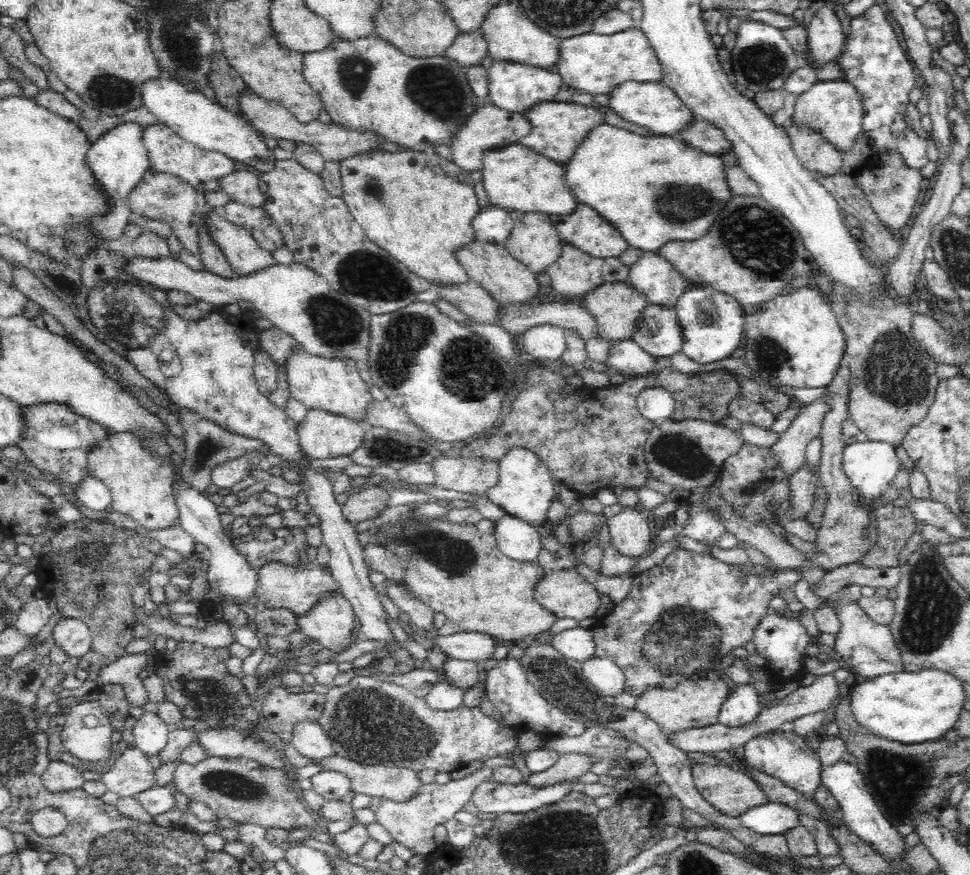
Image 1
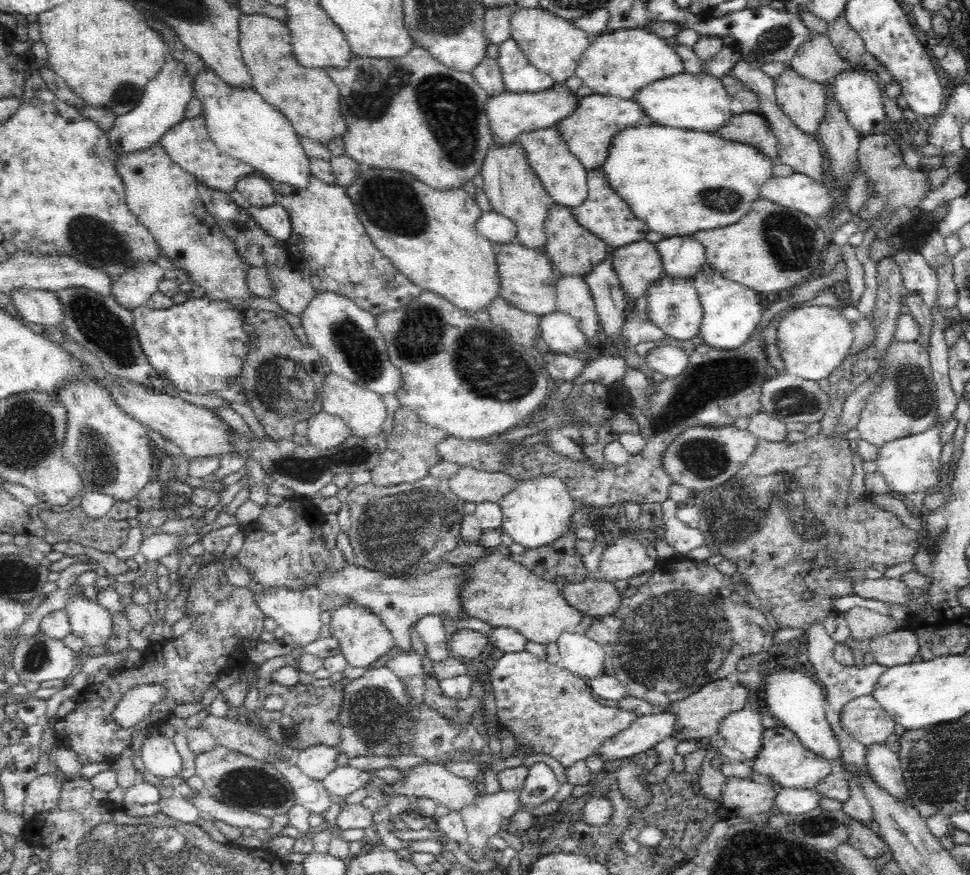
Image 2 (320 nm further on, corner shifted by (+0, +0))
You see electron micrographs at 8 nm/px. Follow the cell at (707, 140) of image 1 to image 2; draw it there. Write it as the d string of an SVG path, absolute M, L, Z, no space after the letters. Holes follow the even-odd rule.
M744 112L730 116L722 128L716 133L723 139L736 141L740 144L754 146L764 156L777 163L780 148L774 131L770 129L770 123L766 122L760 112Z

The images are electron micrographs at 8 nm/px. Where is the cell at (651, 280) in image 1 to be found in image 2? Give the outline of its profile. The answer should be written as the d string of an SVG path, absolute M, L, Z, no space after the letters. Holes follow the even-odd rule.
M692 235L673 236L661 239L656 243L658 254L662 257L663 274L671 279L692 280L698 271L706 265L706 251L702 243L694 239Z

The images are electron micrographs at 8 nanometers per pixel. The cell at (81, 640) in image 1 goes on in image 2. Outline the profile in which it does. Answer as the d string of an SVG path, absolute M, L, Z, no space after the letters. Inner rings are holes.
M83 594L68 599L64 609L70 617L71 633L84 640L88 647L104 645L113 632L110 611Z

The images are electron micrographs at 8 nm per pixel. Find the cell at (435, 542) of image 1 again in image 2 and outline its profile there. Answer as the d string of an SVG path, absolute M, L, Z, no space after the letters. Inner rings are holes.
M486 552L476 560L464 562L463 580L458 588L459 602L462 610L470 617L486 621L494 628L514 629L528 641L548 645L557 643L563 633L578 633L583 612L576 610L566 602L562 595L561 586L557 583L544 580L534 574L524 564L518 564L512 559L512 554L500 554L499 552Z

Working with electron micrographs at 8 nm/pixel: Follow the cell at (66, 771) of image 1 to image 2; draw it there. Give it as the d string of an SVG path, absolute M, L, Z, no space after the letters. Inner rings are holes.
M52 775L37 776L26 788L24 806L21 816L24 822L32 820L34 816L48 812L58 802L61 792L65 790L68 778Z

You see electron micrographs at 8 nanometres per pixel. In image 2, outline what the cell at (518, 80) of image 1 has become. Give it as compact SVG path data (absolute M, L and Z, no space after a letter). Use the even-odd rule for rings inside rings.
M512 38L499 45L497 61L508 92L537 93L547 91L556 83L527 59L524 51Z

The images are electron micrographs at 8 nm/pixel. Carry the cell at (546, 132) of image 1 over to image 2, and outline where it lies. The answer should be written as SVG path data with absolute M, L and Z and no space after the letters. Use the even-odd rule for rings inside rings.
M592 93L580 97L575 105L574 112L560 120L555 126L558 127L558 134L562 135L562 140L570 148L570 151L579 159L580 164L586 171L592 172L602 166L607 160L610 151L611 141L620 130L628 126L636 126L645 122L645 115L642 107L634 99L624 100L615 96L604 96Z

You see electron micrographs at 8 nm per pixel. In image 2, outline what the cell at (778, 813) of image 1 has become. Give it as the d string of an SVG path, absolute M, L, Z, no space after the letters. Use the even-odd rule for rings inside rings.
M779 788L777 790L774 808L785 816L804 814L820 806L821 792L818 789Z

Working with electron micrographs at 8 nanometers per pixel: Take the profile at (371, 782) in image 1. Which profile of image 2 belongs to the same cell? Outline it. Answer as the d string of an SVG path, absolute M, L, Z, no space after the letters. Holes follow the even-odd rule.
M423 763L414 766L408 776L394 784L394 794L408 798L430 798L449 811L459 811L479 795L474 780L451 774L443 764Z

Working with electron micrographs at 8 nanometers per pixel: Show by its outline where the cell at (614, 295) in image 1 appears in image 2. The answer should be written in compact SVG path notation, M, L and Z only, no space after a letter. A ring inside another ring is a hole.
M646 239L612 249L610 262L614 263L614 274L618 276L623 295L634 302L648 296L649 288L663 274L658 247Z

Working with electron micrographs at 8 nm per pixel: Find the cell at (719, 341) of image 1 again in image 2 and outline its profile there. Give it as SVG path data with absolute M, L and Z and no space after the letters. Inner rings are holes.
M707 265L693 277L693 286L698 292L699 303L702 303L702 324L699 325L697 336L711 347L722 350L742 346L756 332L756 326L762 318L763 309L758 294L742 284L727 280L714 267Z

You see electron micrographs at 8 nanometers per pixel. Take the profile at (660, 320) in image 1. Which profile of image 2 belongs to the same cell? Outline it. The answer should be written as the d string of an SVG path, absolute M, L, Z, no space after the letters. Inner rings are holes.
M664 275L649 288L645 299L650 322L662 330L664 336L688 340L698 335L699 325L702 324L702 303L699 303L698 292L692 280L674 280Z

